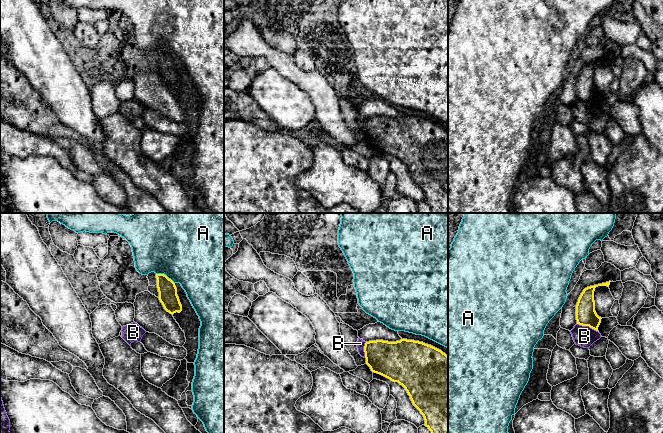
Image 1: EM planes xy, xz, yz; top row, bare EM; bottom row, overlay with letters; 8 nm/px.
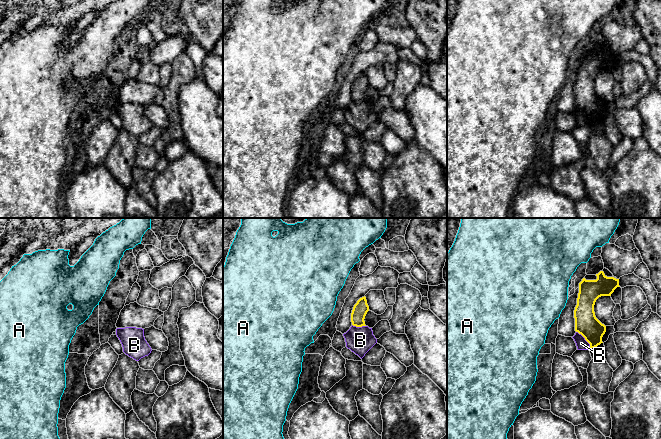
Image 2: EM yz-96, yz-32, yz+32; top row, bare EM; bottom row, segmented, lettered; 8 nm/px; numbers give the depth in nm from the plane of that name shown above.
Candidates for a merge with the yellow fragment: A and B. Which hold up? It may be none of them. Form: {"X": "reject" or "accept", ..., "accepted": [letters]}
{"A": "reject", "B": "reject", "accepted": []}

